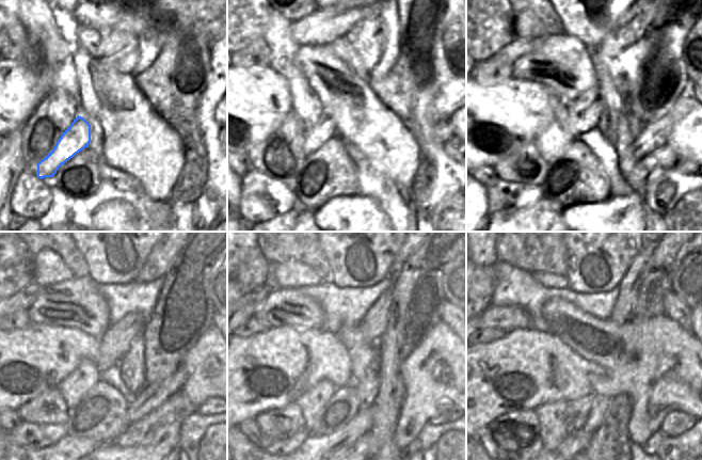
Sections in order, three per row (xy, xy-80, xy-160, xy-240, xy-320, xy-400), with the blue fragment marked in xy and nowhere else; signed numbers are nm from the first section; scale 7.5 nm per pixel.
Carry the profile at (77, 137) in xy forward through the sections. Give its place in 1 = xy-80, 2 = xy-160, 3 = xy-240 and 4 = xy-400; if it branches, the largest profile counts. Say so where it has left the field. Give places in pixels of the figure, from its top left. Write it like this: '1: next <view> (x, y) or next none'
1: next xy-80 (324, 129)
2: next xy-160 (584, 113)
3: next xy-240 (113, 343)
4: next xy-400 (622, 311)

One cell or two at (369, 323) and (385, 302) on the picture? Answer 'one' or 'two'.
one

